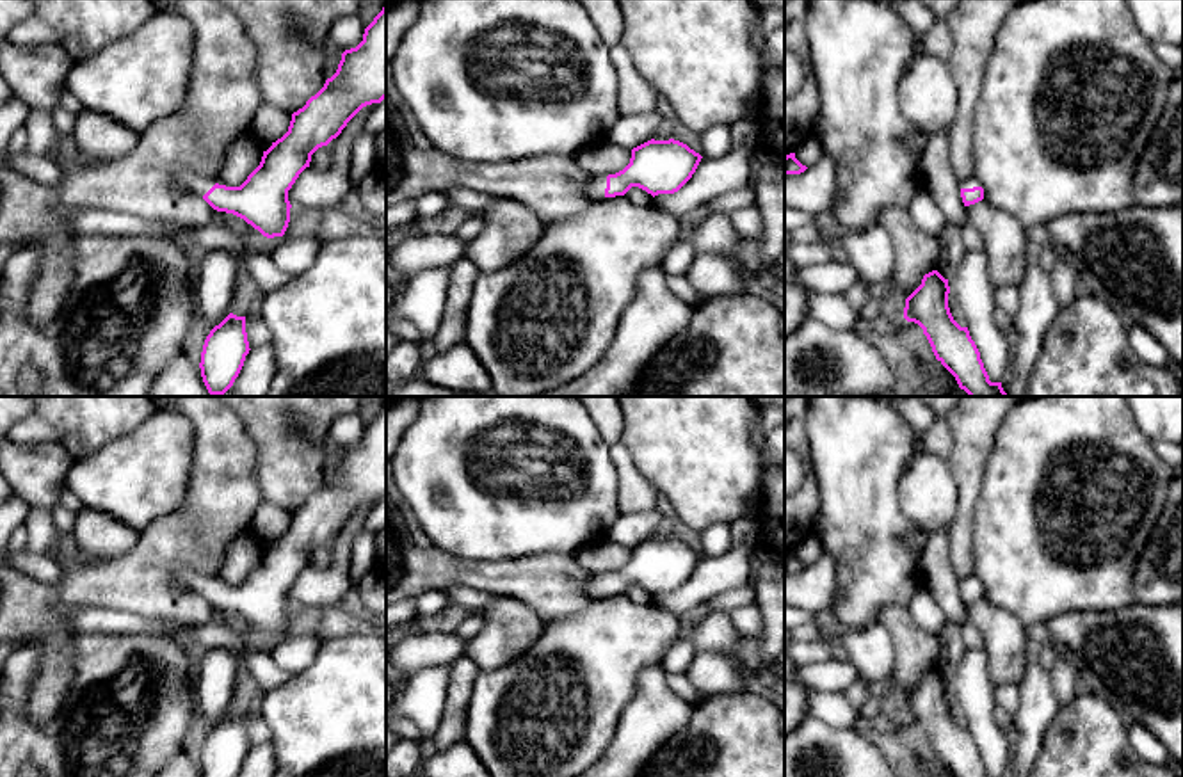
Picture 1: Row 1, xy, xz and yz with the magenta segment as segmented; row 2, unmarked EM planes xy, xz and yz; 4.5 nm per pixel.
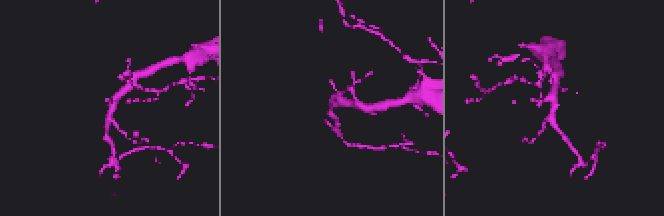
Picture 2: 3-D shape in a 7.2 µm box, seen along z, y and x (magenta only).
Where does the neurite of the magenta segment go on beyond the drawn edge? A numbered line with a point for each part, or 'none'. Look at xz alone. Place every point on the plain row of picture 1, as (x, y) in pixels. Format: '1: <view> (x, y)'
1: xz (595, 587)

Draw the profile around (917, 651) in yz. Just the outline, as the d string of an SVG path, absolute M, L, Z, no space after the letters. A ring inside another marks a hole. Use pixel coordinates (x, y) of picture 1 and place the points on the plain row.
M886 608L881 615L881 626L891 631L895 644L893 672L905 697L921 683L923 674L932 669L948 677L950 667L941 661L945 645L938 635L916 628L909 619L909 610Z

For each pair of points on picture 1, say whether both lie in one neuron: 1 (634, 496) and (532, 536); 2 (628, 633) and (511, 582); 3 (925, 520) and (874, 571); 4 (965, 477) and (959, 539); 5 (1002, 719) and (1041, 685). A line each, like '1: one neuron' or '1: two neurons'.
1: two neurons
2: two neurons
3: two neurons
4: one neuron
5: two neurons

